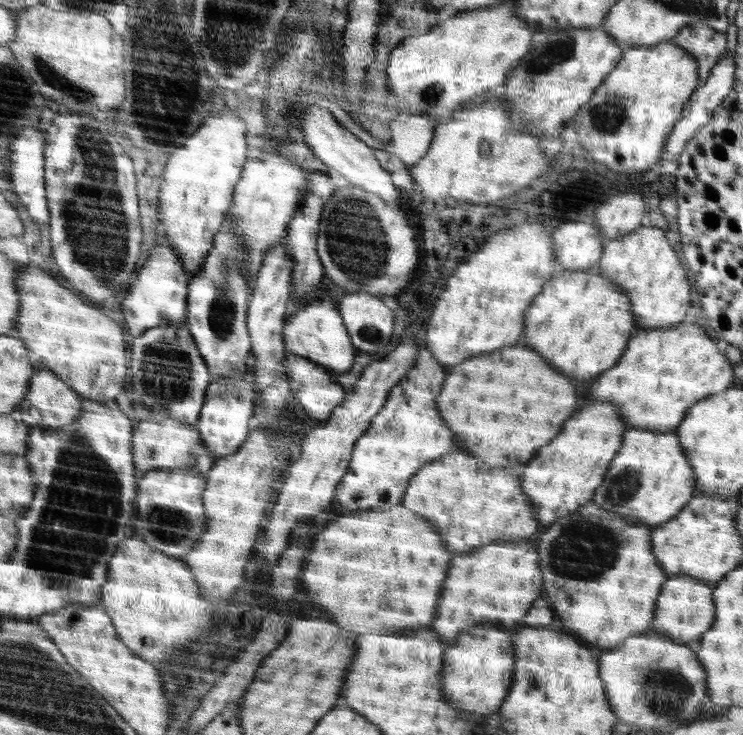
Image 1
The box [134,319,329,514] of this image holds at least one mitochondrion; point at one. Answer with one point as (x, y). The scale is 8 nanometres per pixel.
(165, 377)

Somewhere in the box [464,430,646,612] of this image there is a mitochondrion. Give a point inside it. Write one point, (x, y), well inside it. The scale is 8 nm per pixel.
(585, 547)

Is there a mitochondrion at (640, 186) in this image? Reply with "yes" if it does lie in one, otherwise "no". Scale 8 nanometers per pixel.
no

